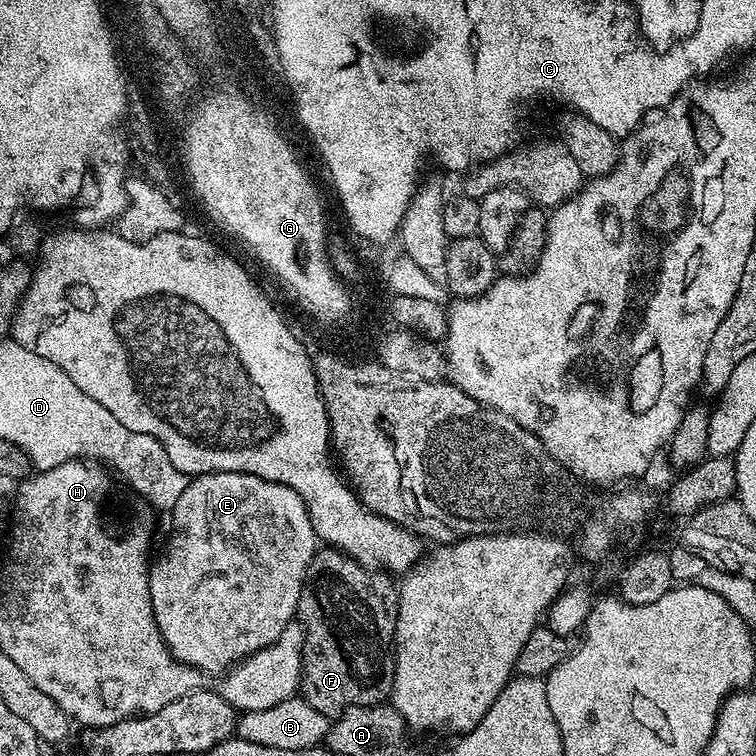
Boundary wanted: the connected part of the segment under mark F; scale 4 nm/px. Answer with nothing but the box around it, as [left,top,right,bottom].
[296,546,398,718]

